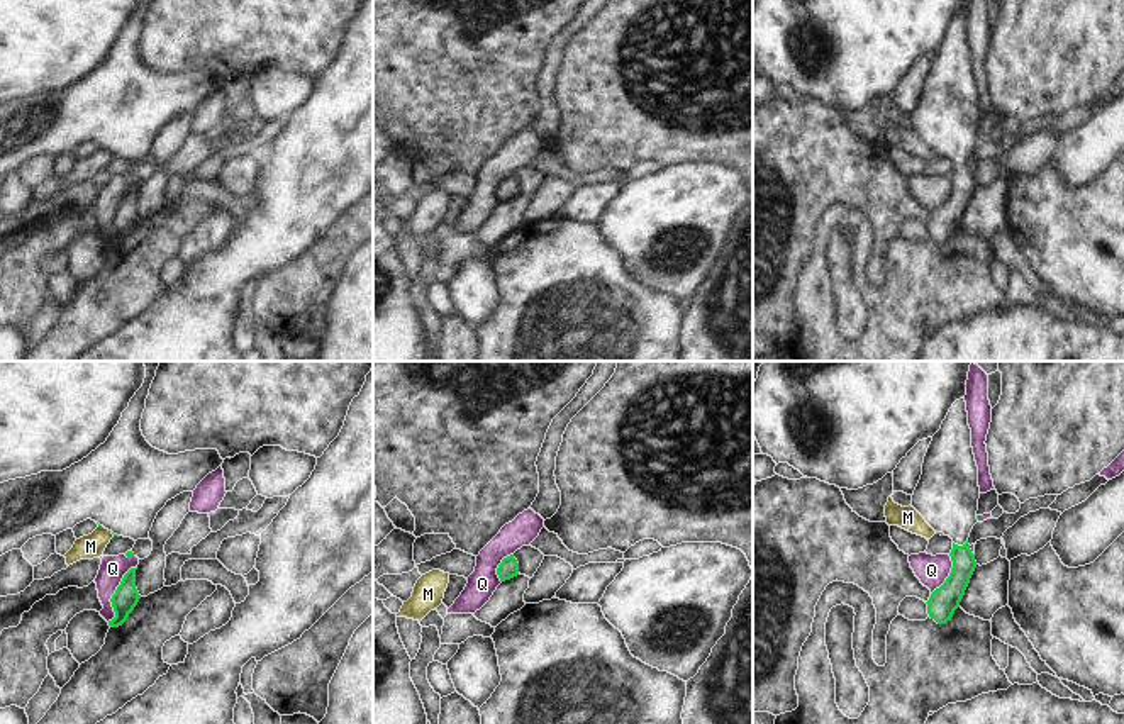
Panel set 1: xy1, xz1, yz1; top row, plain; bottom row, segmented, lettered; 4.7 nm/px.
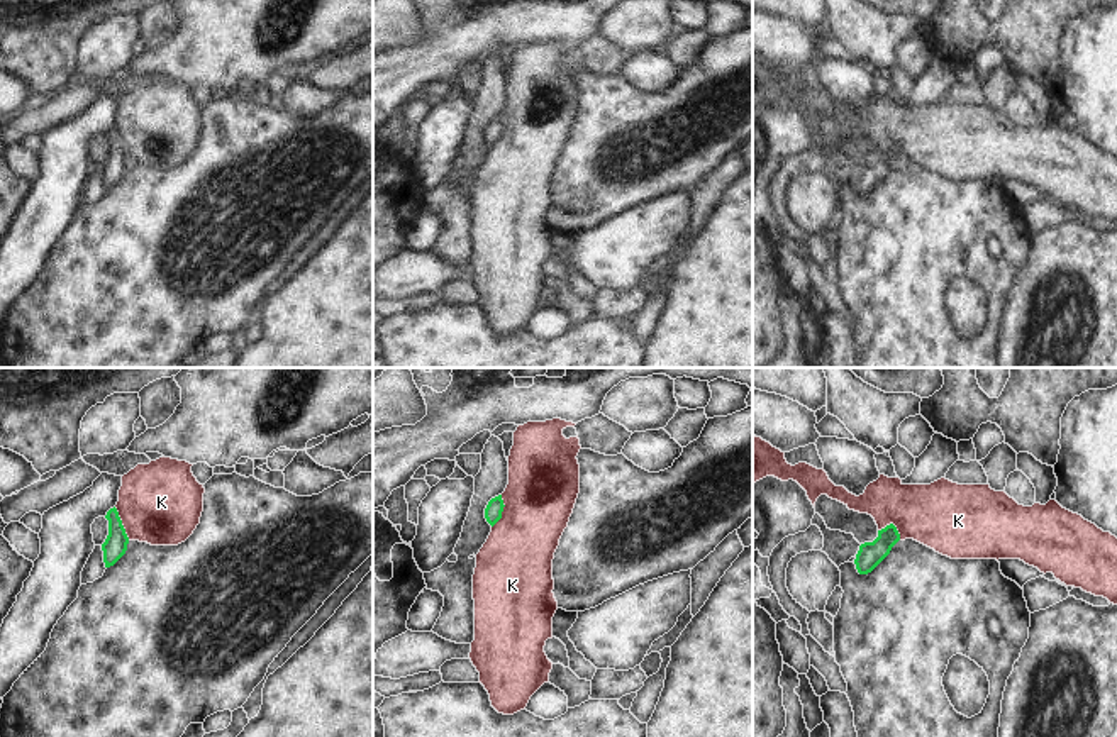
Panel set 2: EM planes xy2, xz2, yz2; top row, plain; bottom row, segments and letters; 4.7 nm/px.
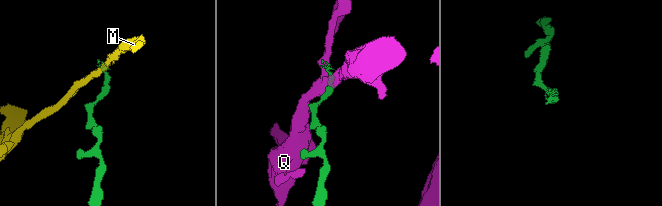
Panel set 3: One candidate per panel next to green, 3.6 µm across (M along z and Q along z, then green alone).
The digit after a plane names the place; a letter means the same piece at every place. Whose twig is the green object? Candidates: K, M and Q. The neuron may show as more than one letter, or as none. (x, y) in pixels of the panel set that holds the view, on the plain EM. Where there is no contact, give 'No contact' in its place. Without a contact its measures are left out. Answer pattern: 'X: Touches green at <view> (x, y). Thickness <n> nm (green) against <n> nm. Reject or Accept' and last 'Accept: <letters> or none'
K: Touches green at xy2 (121, 144). Thickness 110 nm (green) against 380 nm. Reject
M: No contact. Reject
Q: Touches green at xy1 (114, 214). Thickness 120 nm (green) against 120 nm. Reject
Accept: none

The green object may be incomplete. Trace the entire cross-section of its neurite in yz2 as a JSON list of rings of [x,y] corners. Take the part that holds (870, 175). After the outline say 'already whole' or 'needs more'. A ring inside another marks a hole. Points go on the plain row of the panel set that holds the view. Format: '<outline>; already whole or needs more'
[[[893,144],[878,151],[878,158],[873,163],[864,163],[859,166],[854,185],[859,195],[871,193],[892,171],[892,168],[900,161],[900,154]]]; already whole

